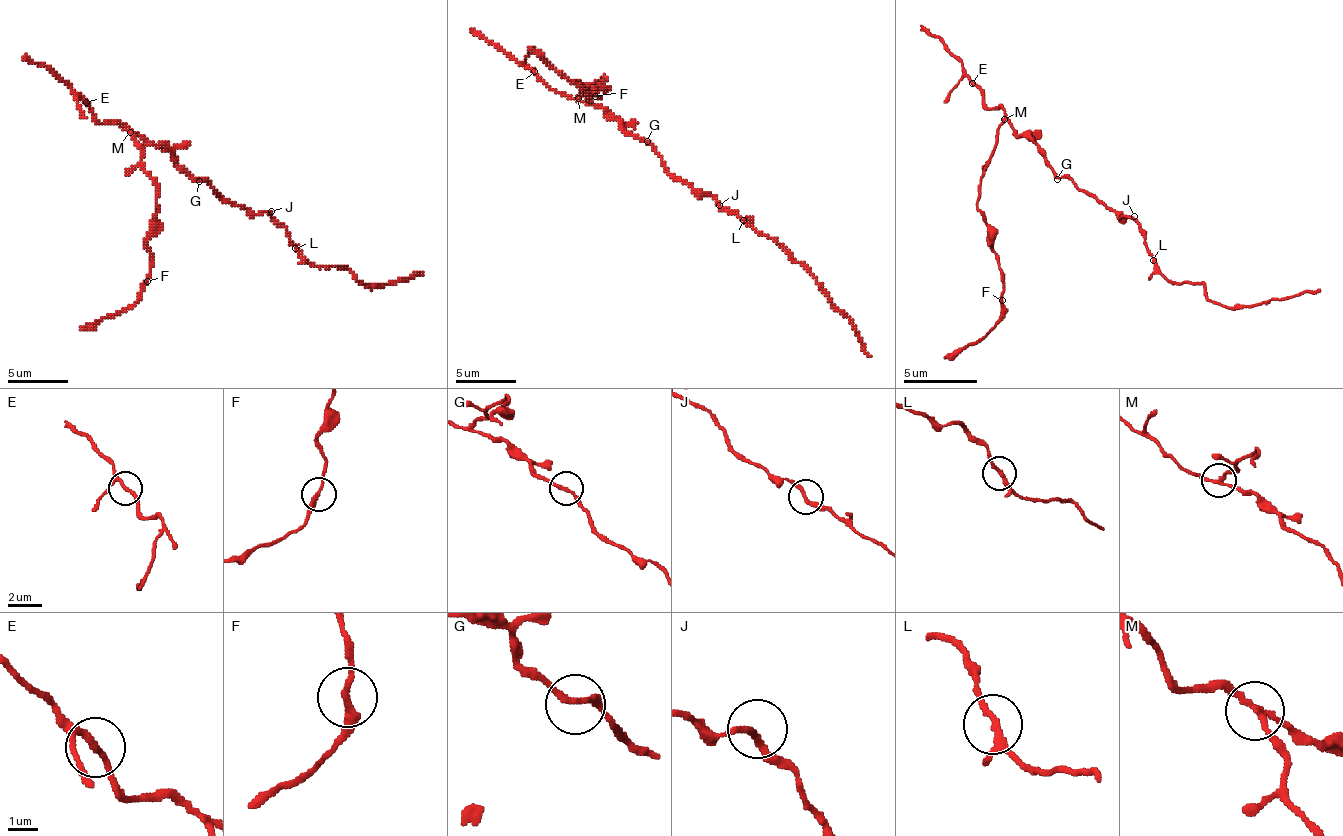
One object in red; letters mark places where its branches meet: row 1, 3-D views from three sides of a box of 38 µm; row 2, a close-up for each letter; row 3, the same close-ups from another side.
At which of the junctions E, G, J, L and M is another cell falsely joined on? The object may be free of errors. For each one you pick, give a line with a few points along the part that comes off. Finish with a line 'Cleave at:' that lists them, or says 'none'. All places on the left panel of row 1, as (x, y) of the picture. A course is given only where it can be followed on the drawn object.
M: (129, 133), (141, 151), (141, 169), (153, 181), (153, 236), (147, 242), (150, 278), (132, 305), (80, 330)
Cleave at: M

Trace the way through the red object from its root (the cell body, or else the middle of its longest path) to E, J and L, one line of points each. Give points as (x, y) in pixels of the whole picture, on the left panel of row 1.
E: (195, 178), (159, 145), (147, 142), (117, 124), (102, 124), (86, 102)
J: (195, 178), (202, 178), (223, 199), (241, 205), (253, 214), (271, 211)
L: (195, 178), (202, 178), (223, 199), (241, 205), (253, 214), (265, 211), (286, 230), (289, 242), (295, 248)

